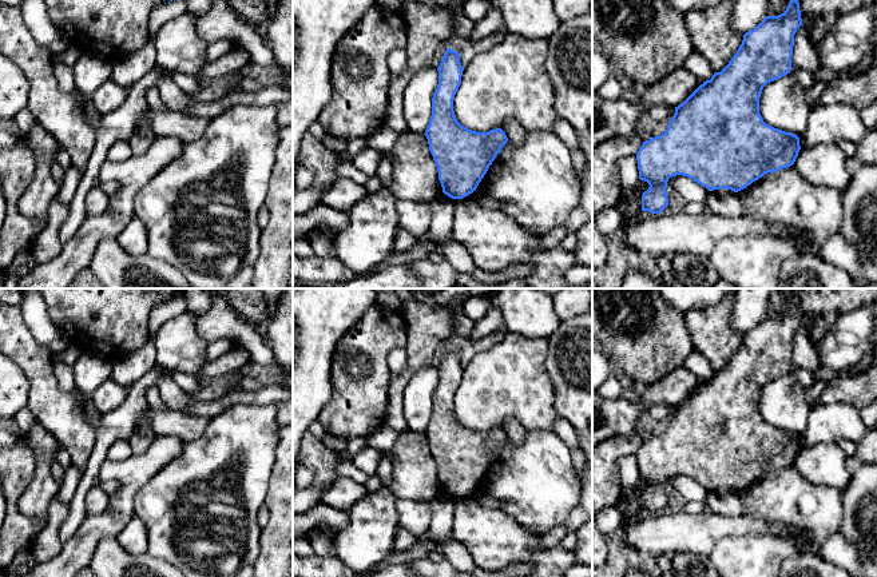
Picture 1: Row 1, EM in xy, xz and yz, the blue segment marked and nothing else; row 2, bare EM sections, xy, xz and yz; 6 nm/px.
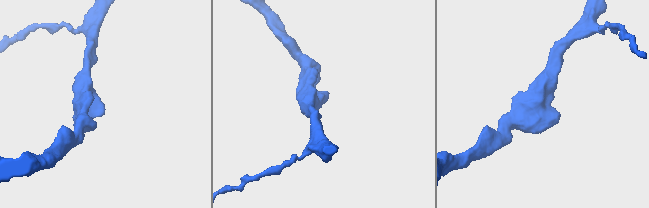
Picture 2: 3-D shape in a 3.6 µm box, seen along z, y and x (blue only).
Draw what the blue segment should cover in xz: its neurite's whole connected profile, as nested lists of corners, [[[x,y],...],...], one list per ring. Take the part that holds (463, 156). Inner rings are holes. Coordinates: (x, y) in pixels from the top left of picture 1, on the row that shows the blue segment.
[[[447,48],[437,71],[438,84],[424,135],[437,166],[443,192],[452,199],[463,199],[476,191],[508,138],[501,128],[476,132],[457,122],[453,99],[464,71],[459,52]]]

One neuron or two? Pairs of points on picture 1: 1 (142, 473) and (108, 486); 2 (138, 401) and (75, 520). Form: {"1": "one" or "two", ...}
{"1": "two", "2": "one"}

